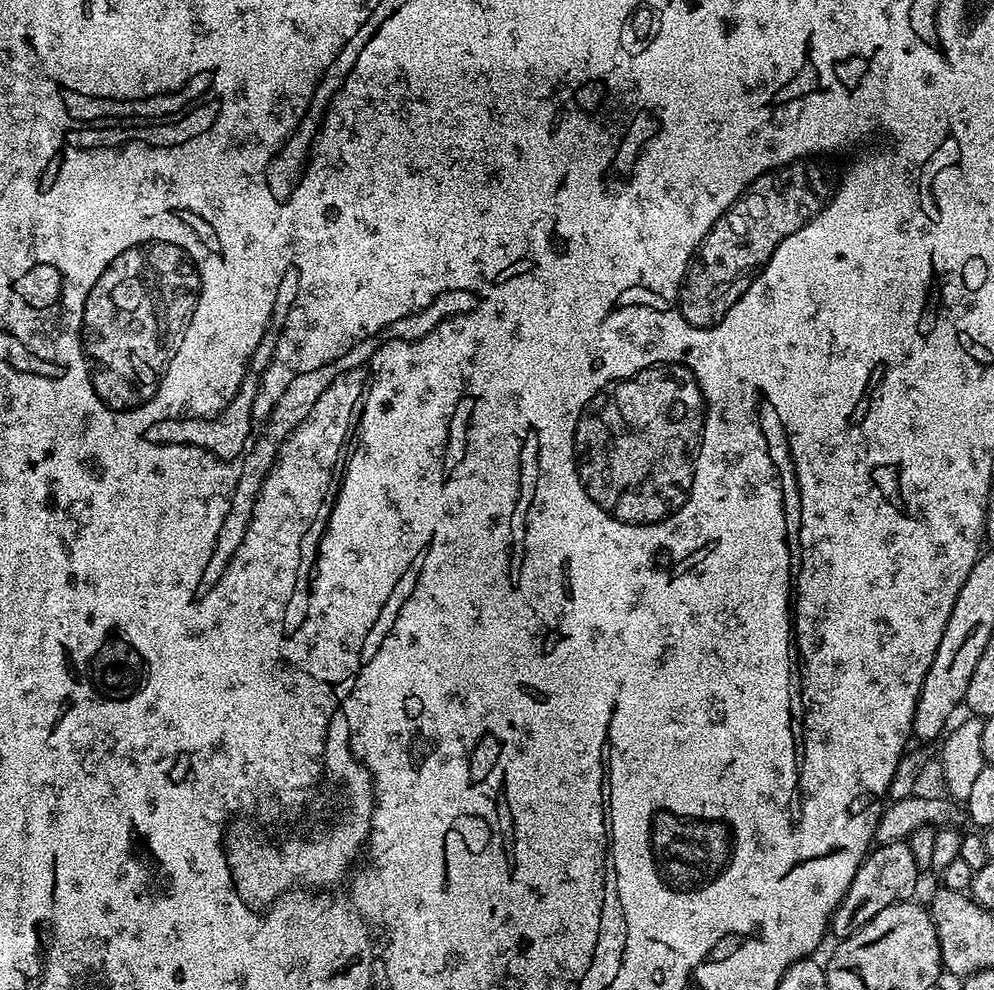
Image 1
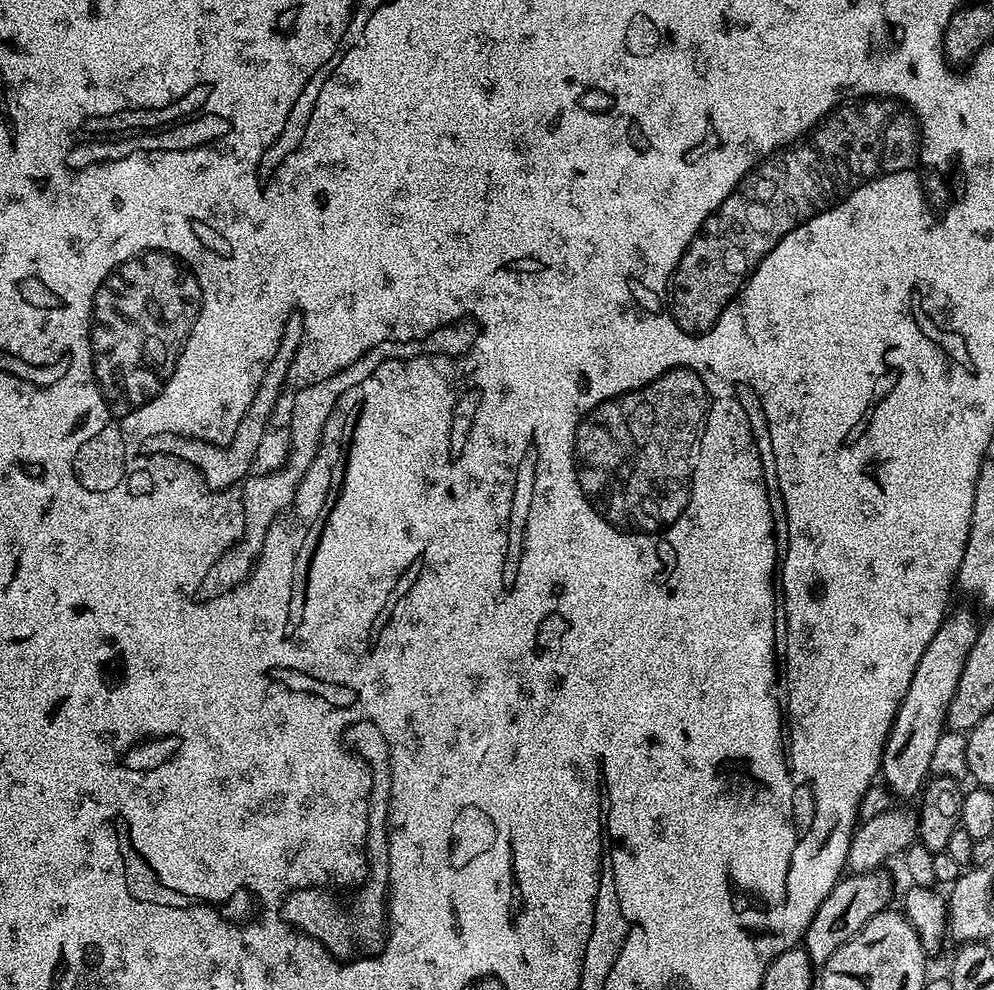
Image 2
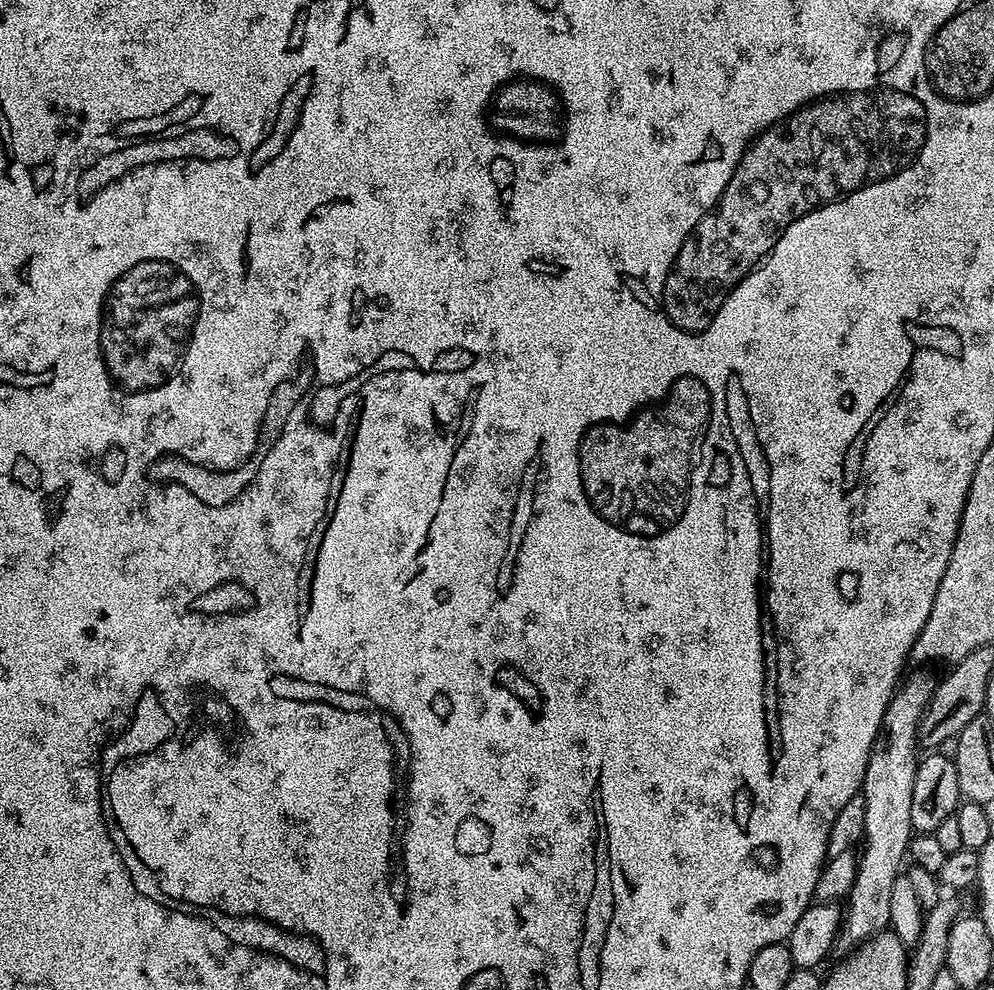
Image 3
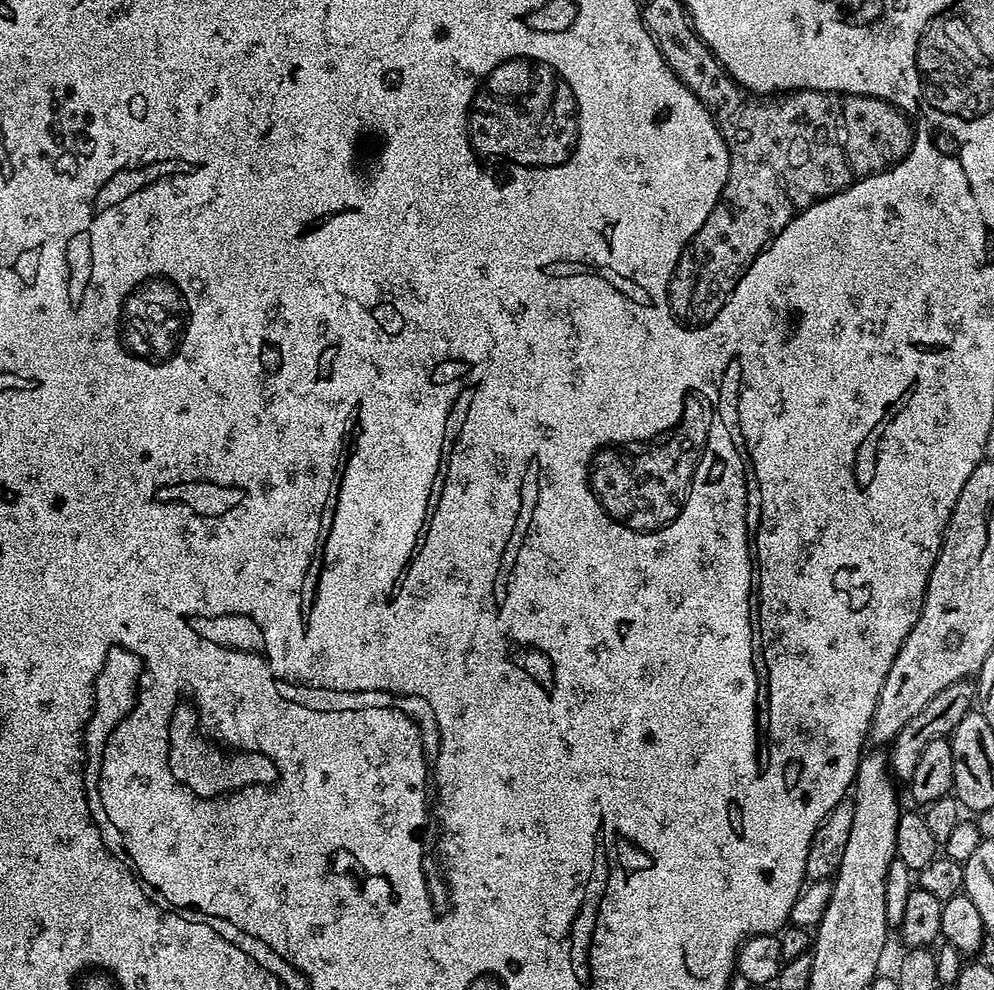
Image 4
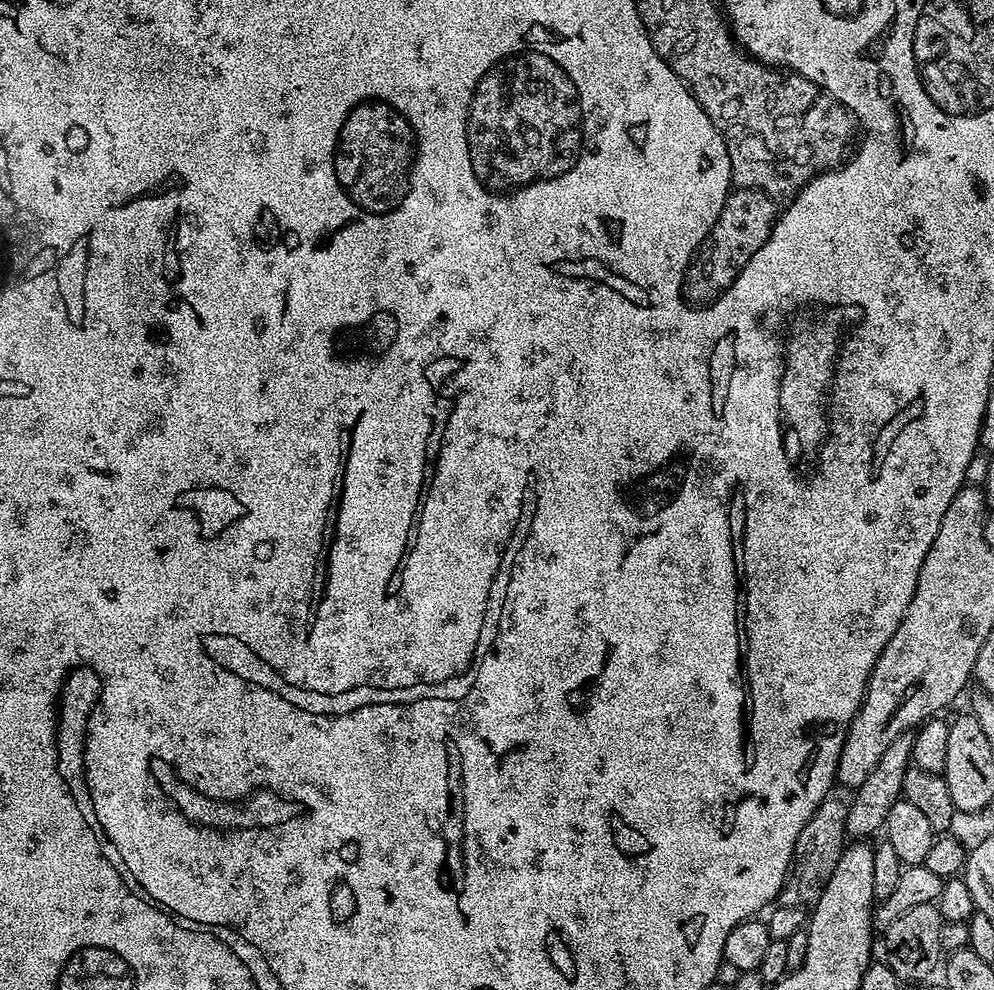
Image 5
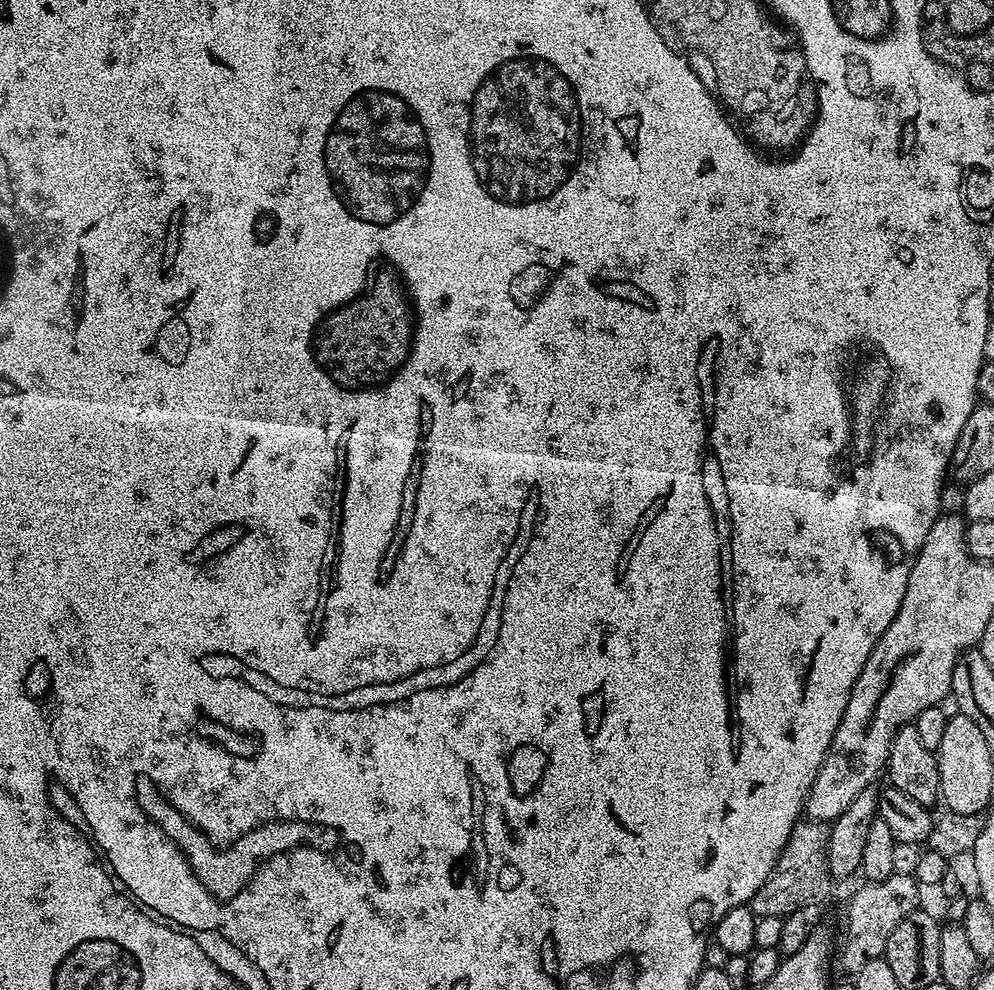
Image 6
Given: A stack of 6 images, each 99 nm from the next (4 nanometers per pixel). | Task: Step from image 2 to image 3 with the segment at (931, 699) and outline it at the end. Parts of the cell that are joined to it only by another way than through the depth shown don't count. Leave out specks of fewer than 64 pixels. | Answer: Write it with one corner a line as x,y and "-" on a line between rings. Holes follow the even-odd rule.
916,671
920,672
914,673
912,677
909,675
897,687
896,695
892,697
884,715
884,726
876,735
876,741
870,750
870,758
866,762
866,774
862,785
864,834
862,847
858,852
856,877
852,879
852,888
846,897
848,908
846,906
843,909
842,927
839,929
838,937
841,945
844,943
859,946
876,933
888,928
890,890
894,890
894,882
902,874
908,844
914,835
910,822
910,801
914,795
914,774
918,763
916,735
934,687
934,680
924,673
927,671

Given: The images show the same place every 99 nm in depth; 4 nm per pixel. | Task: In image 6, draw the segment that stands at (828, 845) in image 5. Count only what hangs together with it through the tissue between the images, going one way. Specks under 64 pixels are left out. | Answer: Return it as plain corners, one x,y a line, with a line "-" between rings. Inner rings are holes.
807,818
794,825
774,870
750,902
752,913
756,917
783,918
792,912
812,910
815,904
822,903
831,894
834,881
828,869
828,830
827,823

